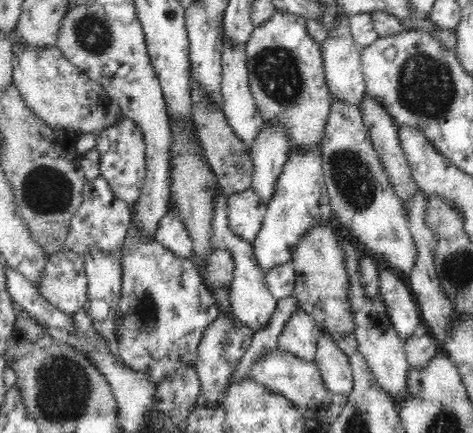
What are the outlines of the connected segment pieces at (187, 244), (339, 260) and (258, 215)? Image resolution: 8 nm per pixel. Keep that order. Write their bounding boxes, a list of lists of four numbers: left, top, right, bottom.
[[155,208,193,258],[291,224,355,335],[227,190,266,243]]

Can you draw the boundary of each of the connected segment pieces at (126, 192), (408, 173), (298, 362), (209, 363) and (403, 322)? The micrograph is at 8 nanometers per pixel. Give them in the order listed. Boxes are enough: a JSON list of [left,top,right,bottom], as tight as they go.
[[97,117,146,212],[359,93,420,210],[248,349,330,412],[195,311,254,407],[379,268,422,340]]

